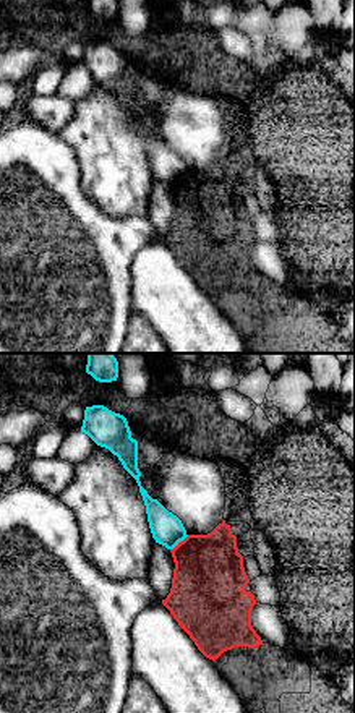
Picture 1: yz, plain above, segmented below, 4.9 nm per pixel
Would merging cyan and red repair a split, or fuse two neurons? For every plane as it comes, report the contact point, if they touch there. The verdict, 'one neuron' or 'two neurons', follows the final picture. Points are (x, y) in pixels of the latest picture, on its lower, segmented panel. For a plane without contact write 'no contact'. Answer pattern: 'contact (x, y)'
contact (179, 542)

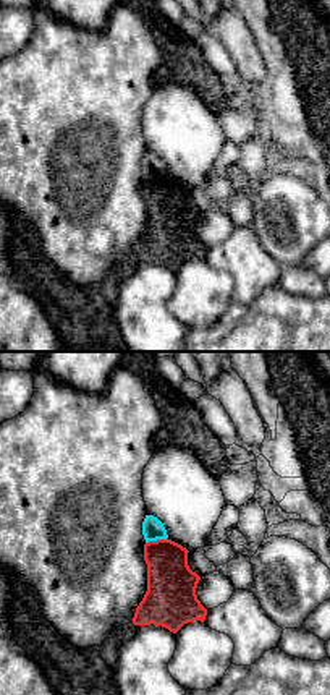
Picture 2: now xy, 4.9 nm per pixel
contact (156, 540)

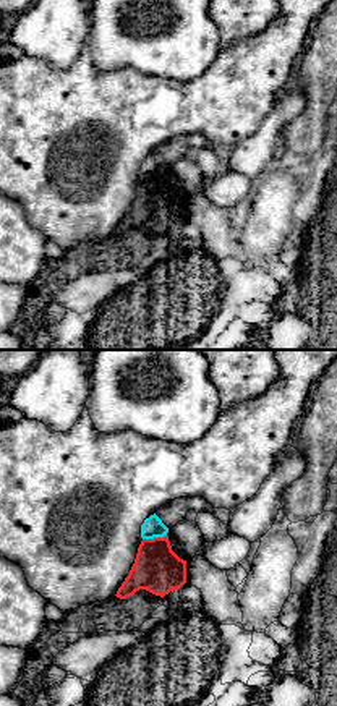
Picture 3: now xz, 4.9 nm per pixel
contact (154, 536)

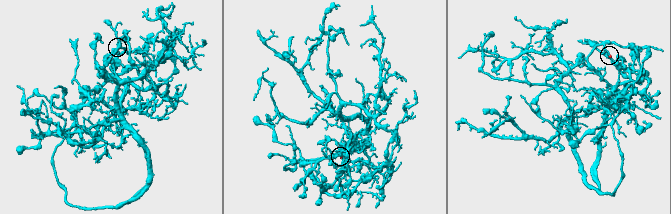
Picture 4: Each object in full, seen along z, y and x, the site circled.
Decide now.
two neurons

